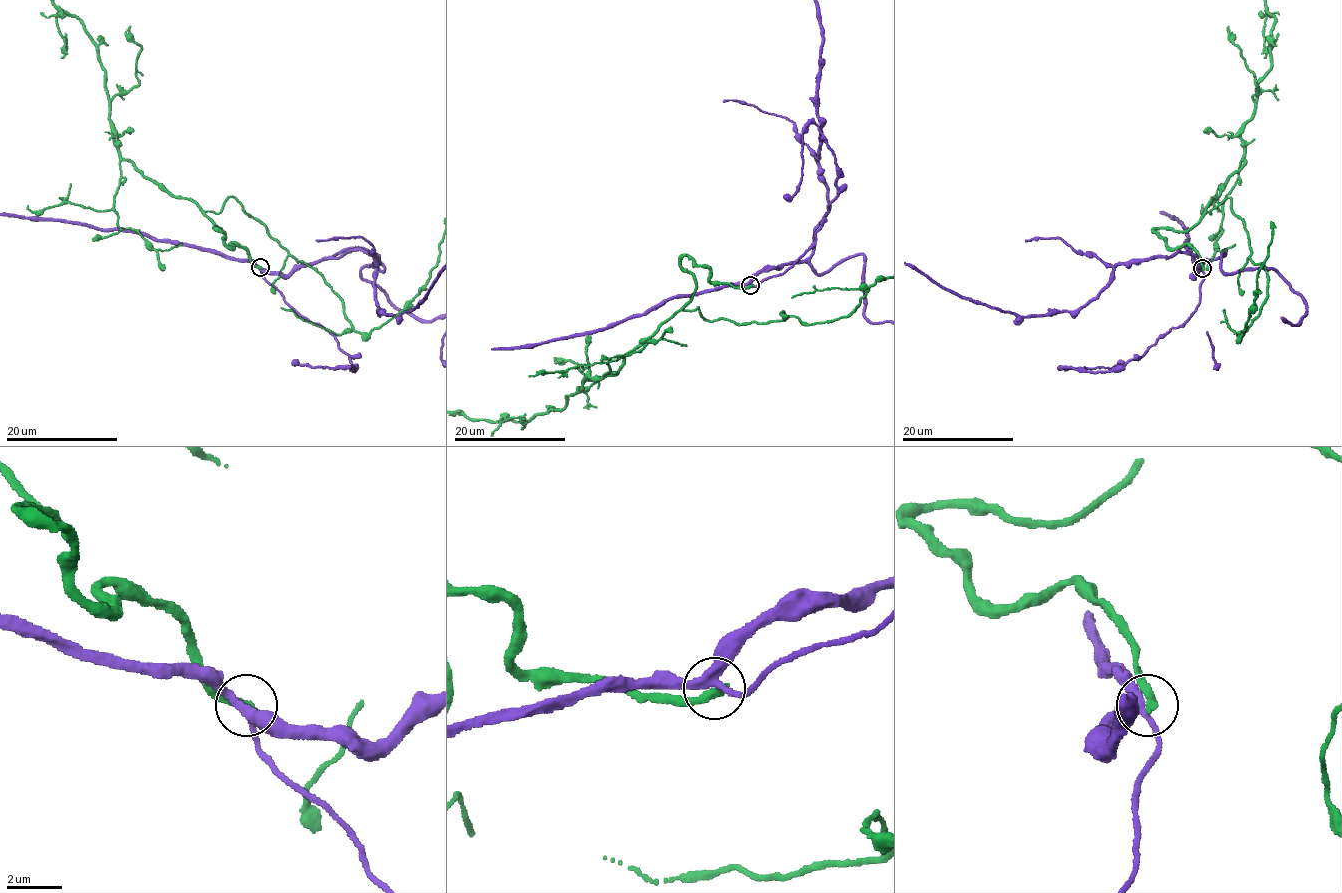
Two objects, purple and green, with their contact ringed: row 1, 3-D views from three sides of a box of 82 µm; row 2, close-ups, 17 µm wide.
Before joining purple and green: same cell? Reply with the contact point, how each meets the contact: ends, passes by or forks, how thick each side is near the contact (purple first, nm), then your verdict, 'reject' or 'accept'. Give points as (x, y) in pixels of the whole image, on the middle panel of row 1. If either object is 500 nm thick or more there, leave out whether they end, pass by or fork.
place (750, 285); purple forks; green ends; calibres 280 and 320 nm; reject

